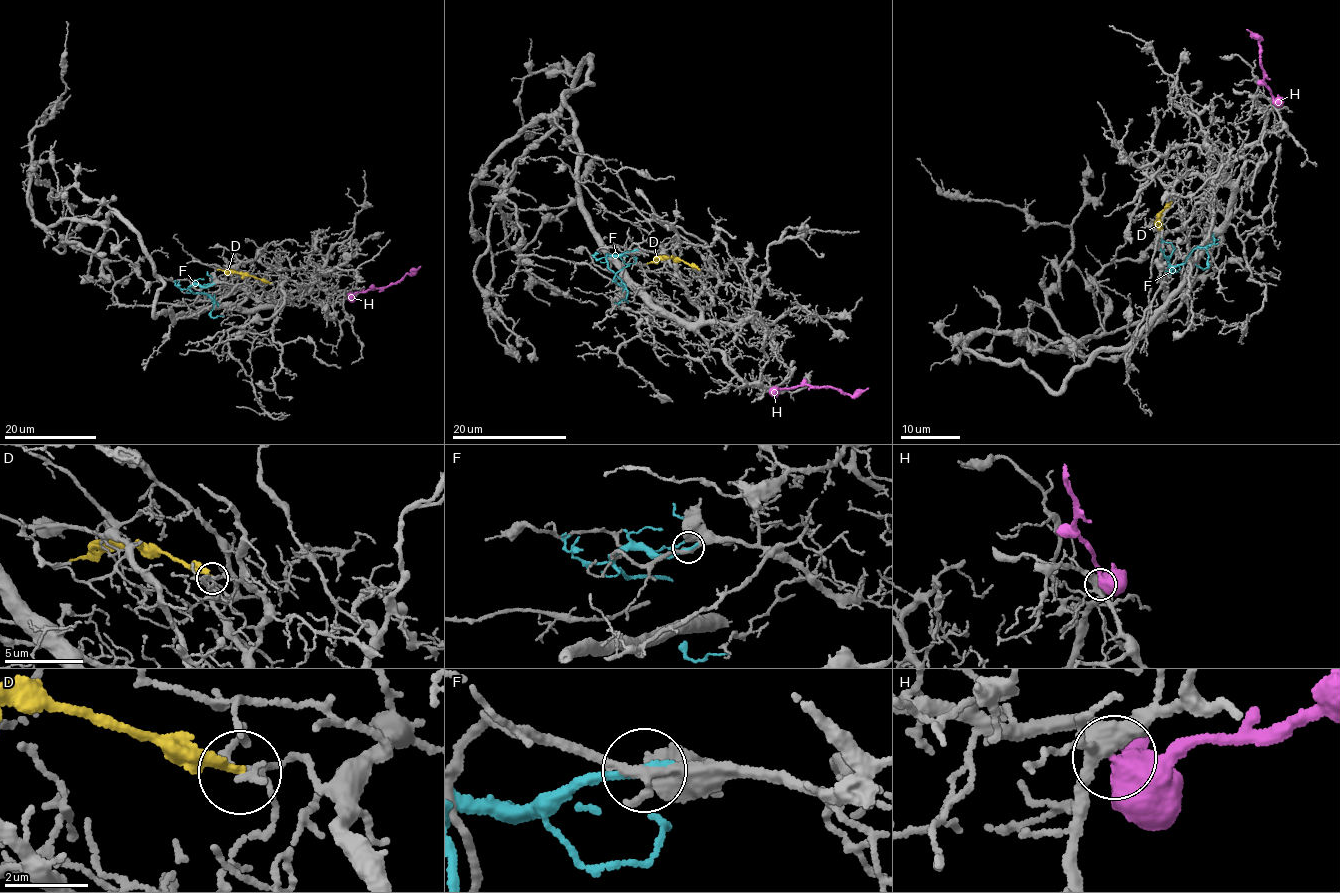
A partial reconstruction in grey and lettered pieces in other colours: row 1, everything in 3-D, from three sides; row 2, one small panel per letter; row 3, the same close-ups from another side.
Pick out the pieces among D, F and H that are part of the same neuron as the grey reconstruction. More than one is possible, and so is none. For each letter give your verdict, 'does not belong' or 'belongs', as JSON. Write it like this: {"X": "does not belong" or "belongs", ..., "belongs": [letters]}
{"D": "does not belong", "F": "does not belong", "H": "does not belong", "belongs": []}

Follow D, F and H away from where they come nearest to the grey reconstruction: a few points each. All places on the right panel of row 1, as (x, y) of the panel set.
D: (1171, 202), (1157, 218), (1162, 229)
F: (1162, 252), (1170, 264), (1184, 263), (1193, 249), (1206, 248), (1208, 266), (1203, 269), (1195, 264)
H: (1274, 102), (1262, 79), (1259, 42), (1246, 29)

